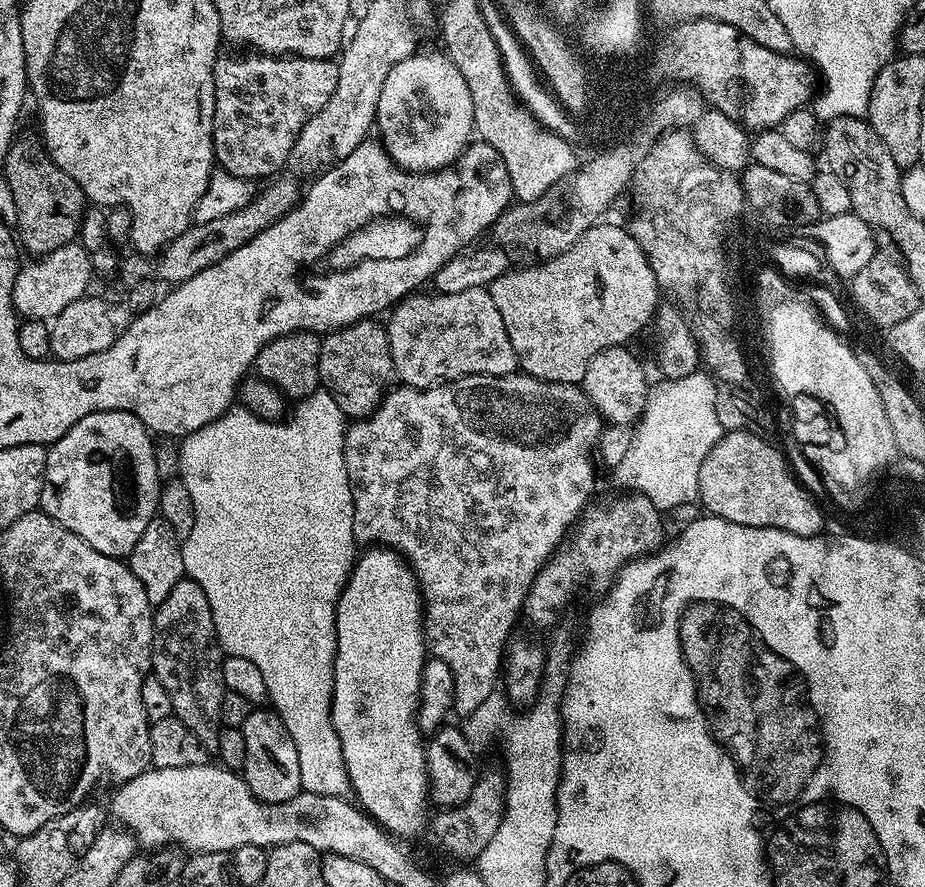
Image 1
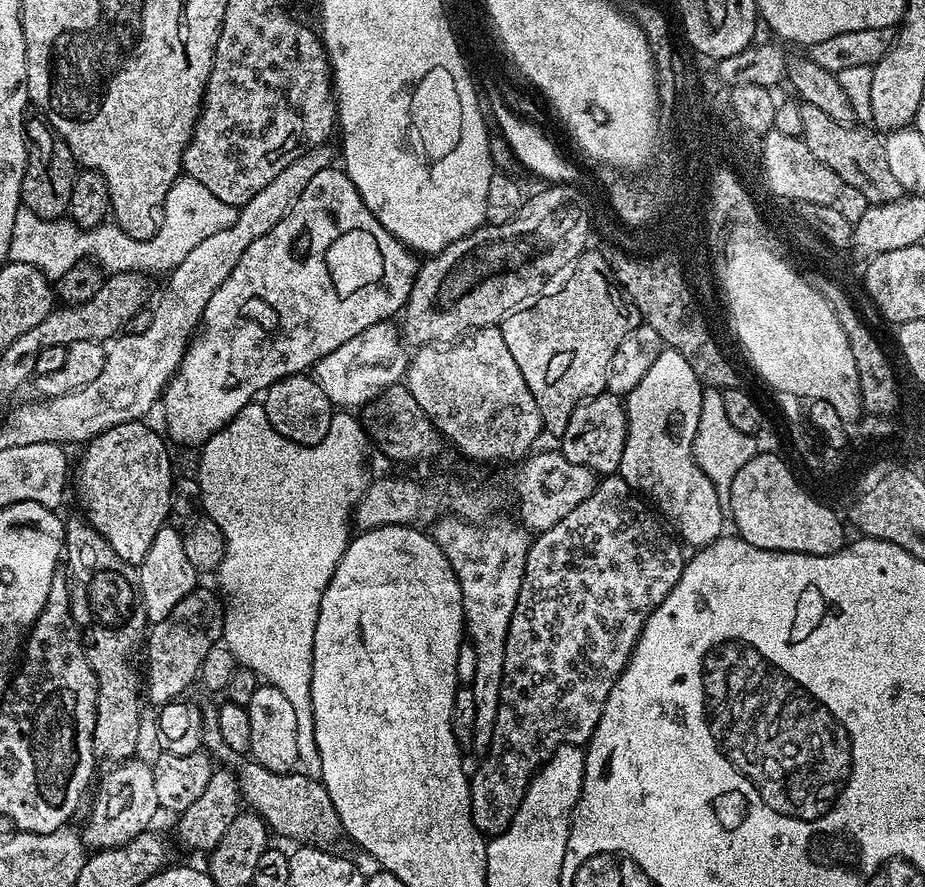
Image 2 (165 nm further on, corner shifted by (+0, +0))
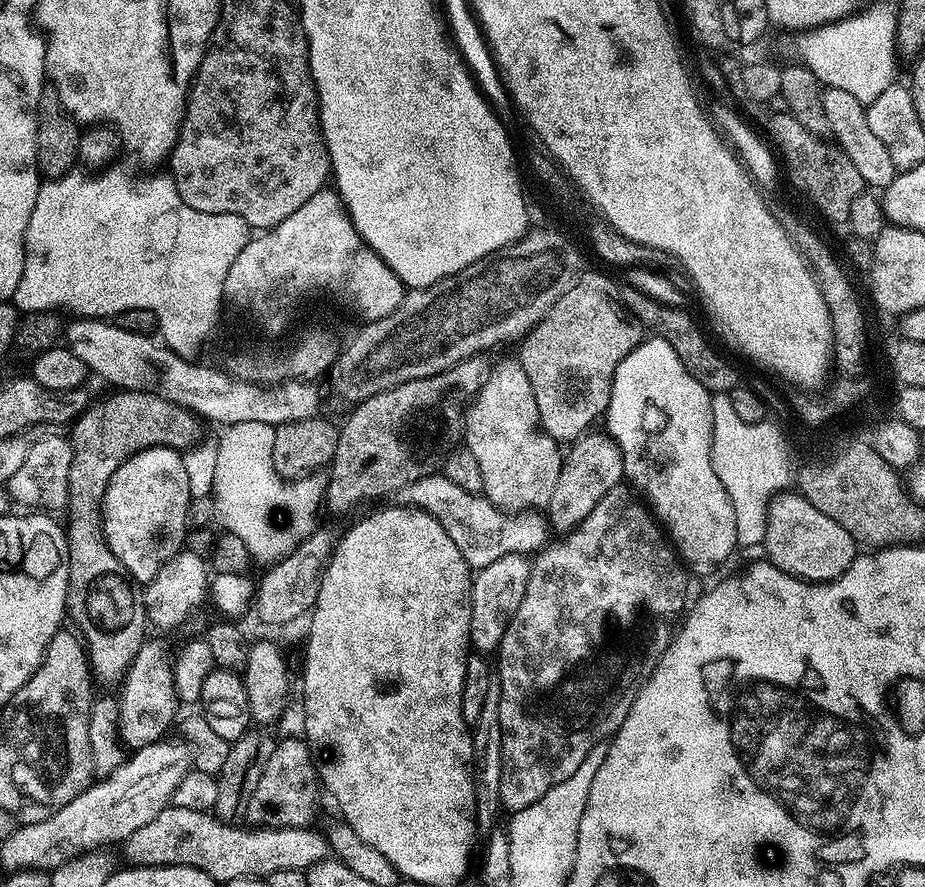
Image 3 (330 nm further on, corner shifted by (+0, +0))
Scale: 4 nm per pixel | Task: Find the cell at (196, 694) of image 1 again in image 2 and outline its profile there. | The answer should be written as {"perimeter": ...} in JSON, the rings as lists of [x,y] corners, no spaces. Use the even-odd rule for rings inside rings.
{"perimeter":[[[215,707],[203,709],[200,729],[203,751],[236,776],[243,803],[251,811],[257,812],[275,835],[277,832],[288,840],[300,840],[296,842],[325,850],[335,849],[337,847],[335,844],[345,839],[338,810],[334,810],[334,802],[330,802],[326,786],[321,784],[317,777],[307,775],[300,770],[274,774],[245,753],[230,750],[230,746],[226,746],[226,741],[222,739],[222,732],[218,730]]]}

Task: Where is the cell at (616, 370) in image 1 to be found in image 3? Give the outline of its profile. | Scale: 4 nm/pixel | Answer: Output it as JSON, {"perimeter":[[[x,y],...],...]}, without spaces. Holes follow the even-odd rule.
{"perimeter":[[[589,430],[584,435],[572,441],[567,451],[563,453],[558,483],[554,485],[554,494],[550,494],[550,502],[546,506],[546,517],[557,533],[563,534],[572,531],[614,490],[616,484],[625,479],[624,455],[616,441],[608,435],[607,431]]]}

